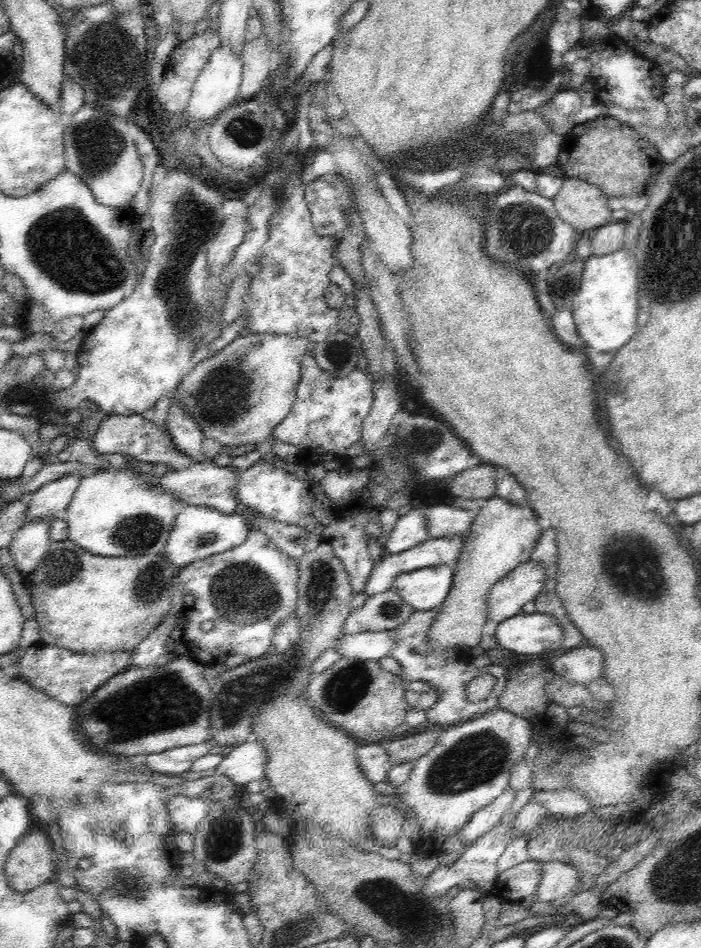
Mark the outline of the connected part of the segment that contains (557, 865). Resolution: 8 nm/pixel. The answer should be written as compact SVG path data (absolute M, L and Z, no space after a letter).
M549 861L543 864L542 879L537 887L540 903L554 902L570 894L576 894L580 885L578 864Z

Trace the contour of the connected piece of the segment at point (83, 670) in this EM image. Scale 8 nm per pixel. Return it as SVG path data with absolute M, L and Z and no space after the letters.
M36 642L24 649L24 654L20 656L20 679L24 679L28 684L31 684L36 690L44 691L53 699L59 700L61 703L68 706L77 706L84 702L96 690L102 686L106 680L111 679L112 676L122 672L131 665L132 653L130 651L114 651L114 652L99 652L91 655L78 654L76 651L69 651L62 647L47 645Z

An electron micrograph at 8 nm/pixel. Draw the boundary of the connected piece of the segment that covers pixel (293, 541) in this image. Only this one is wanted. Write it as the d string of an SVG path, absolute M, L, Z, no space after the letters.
M252 514L252 523L268 535L268 538L284 553L288 553L294 560L300 560L307 542L306 528L296 524L286 524L267 516Z

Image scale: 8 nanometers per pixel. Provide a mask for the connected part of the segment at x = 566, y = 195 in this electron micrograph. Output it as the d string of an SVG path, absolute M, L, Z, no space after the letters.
M564 178L562 188L553 196L558 216L581 234L612 220L608 197L595 184L578 178Z

